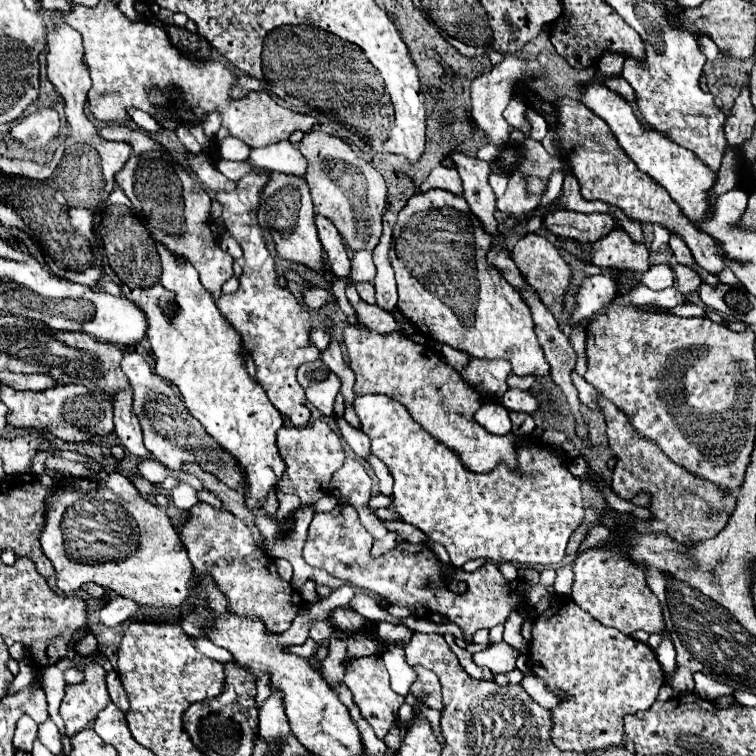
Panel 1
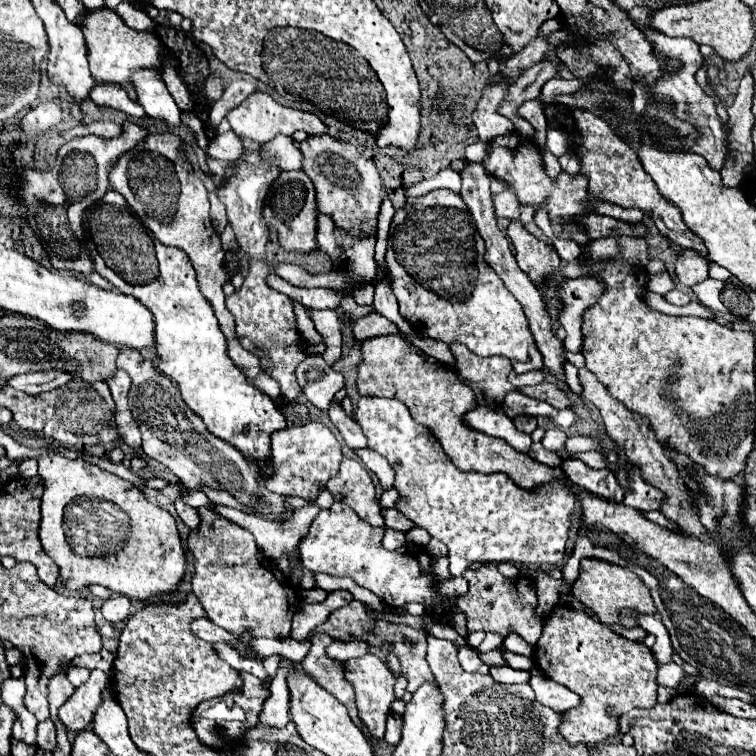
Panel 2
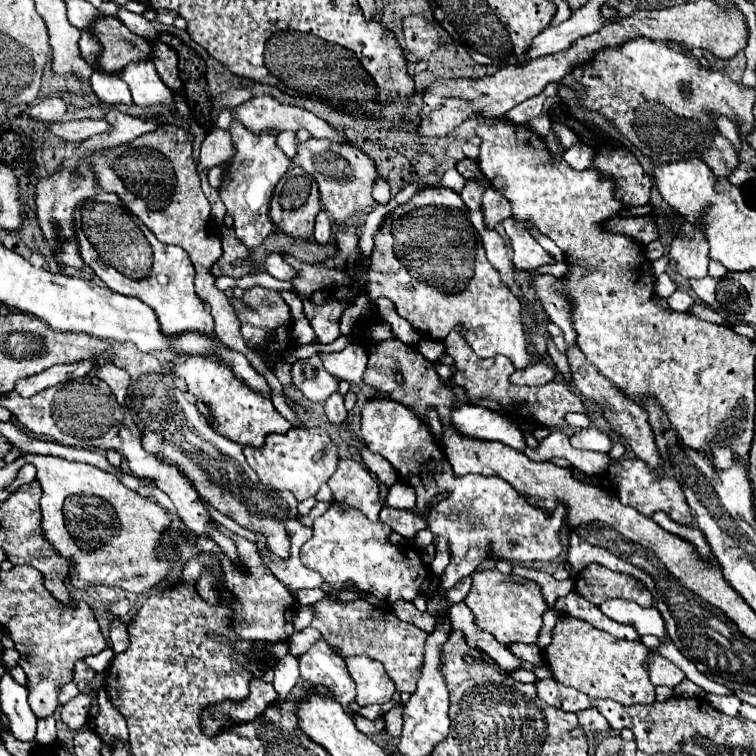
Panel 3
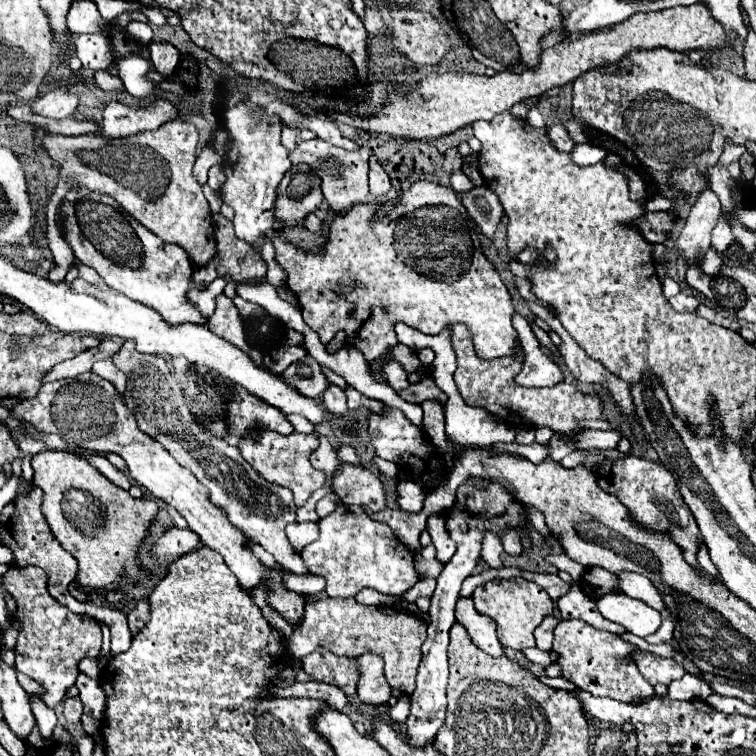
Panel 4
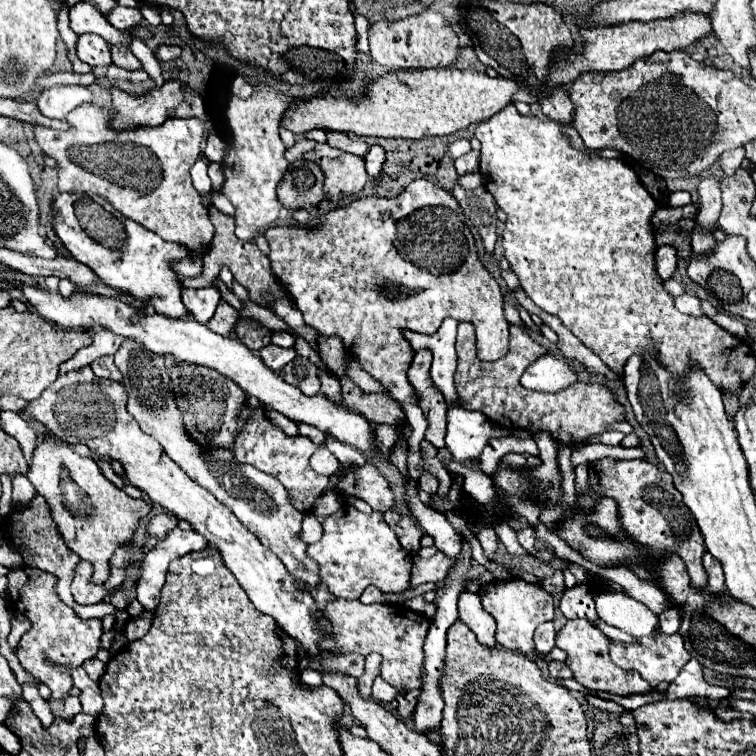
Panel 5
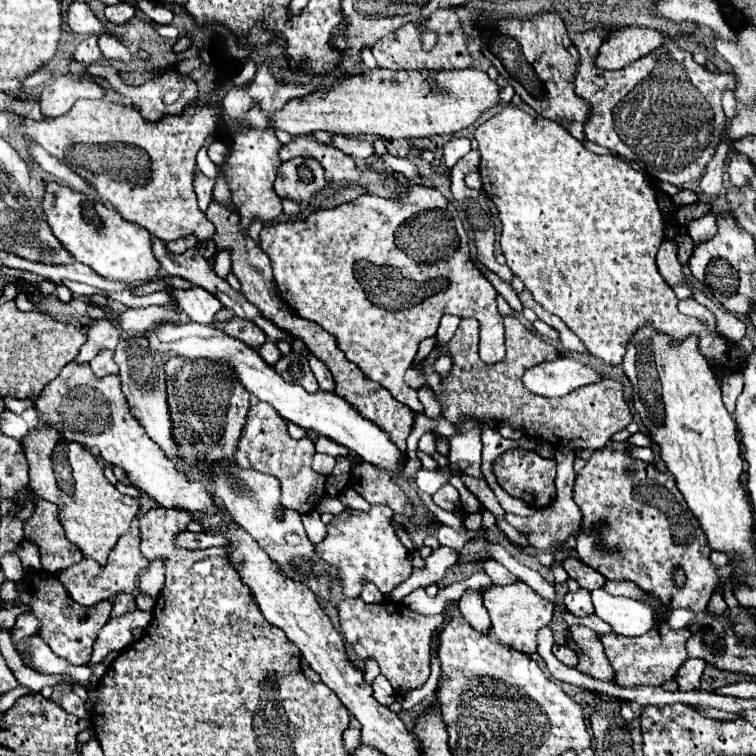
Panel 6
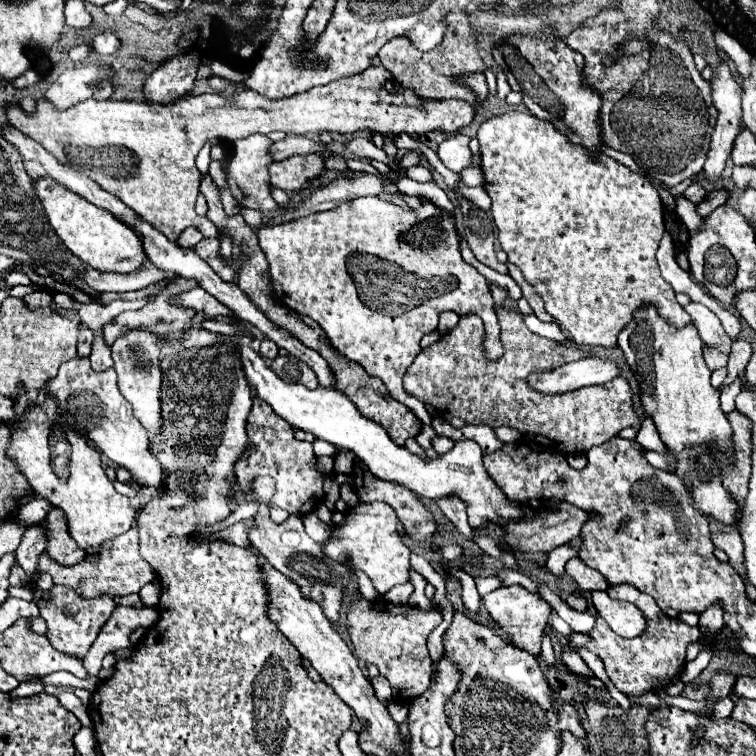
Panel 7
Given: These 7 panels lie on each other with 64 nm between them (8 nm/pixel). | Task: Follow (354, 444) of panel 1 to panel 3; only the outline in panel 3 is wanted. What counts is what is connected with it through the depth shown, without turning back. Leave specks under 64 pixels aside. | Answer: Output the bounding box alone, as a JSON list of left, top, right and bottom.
[324,392,348,424]

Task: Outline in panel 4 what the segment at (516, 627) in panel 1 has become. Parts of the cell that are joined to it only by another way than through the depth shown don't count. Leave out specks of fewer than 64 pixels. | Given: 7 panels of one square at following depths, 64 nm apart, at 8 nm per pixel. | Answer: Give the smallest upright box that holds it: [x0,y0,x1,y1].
[522,648,556,666]

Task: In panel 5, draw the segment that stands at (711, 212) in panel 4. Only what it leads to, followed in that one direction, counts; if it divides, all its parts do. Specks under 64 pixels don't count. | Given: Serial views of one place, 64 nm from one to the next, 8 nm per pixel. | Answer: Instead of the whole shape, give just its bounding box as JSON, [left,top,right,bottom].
[696,174,720,232]

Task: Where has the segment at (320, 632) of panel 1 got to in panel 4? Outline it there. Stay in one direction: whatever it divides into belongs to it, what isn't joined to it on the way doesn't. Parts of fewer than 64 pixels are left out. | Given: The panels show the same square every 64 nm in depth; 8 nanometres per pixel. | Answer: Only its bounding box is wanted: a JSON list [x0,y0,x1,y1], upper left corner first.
[302,648,358,696]

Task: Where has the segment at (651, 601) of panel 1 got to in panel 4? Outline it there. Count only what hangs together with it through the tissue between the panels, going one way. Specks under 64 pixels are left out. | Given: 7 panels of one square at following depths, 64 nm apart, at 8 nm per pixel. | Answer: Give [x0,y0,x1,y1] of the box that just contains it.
[580,566,620,600]

